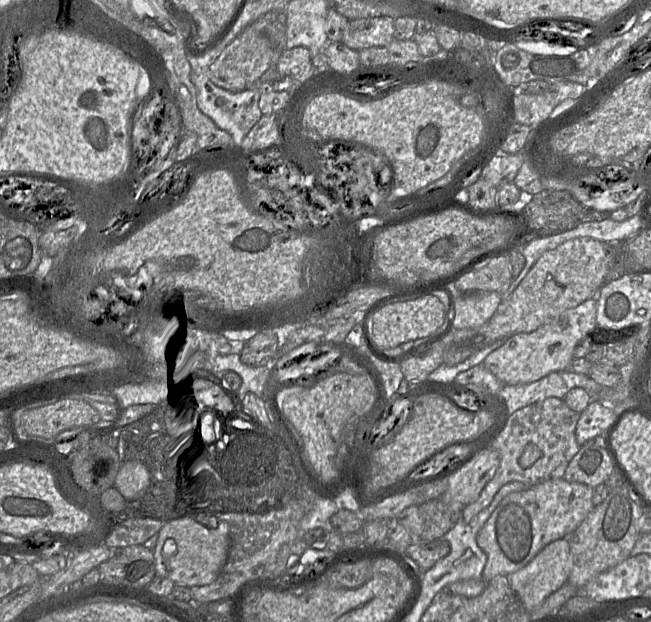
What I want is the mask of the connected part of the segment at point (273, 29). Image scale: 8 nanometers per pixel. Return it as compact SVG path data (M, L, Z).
M270 11L245 27L209 66L208 77L218 87L230 92L260 88L262 83L279 77L277 62L285 49L286 13Z

